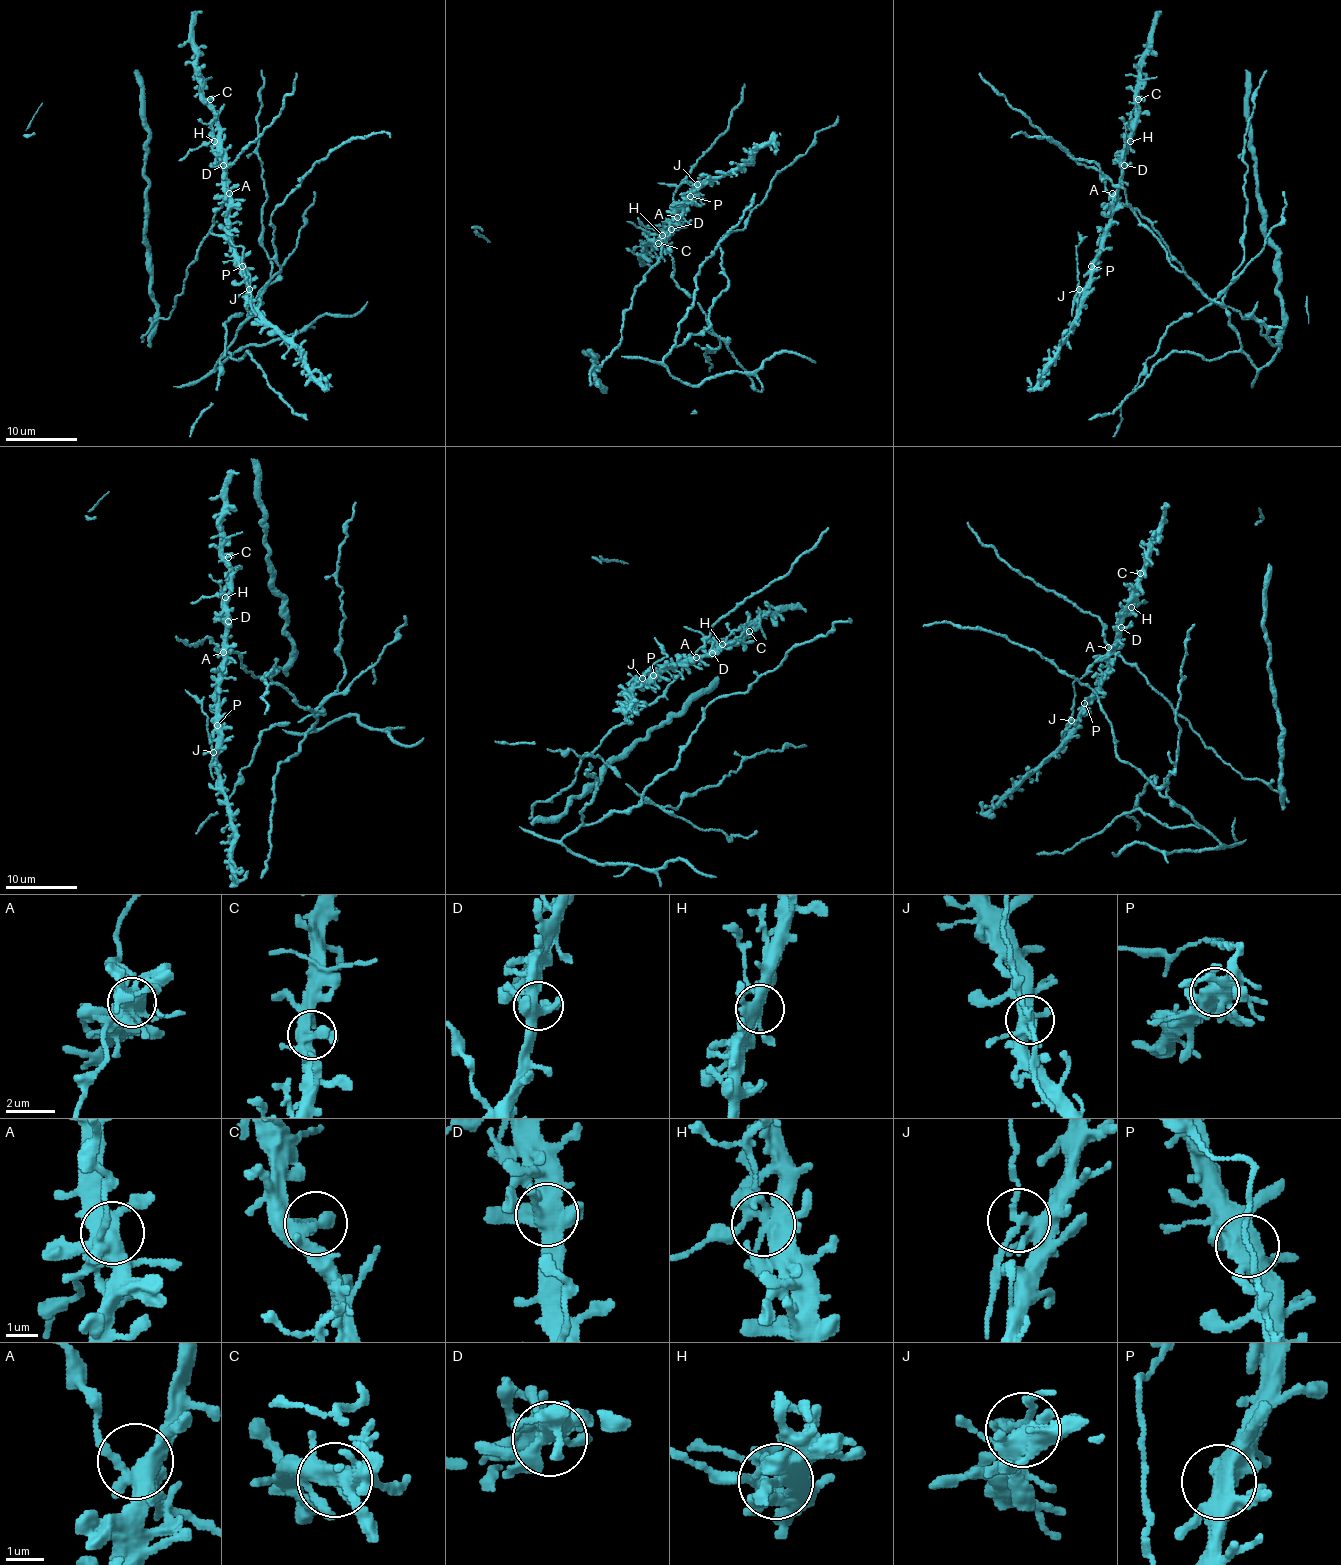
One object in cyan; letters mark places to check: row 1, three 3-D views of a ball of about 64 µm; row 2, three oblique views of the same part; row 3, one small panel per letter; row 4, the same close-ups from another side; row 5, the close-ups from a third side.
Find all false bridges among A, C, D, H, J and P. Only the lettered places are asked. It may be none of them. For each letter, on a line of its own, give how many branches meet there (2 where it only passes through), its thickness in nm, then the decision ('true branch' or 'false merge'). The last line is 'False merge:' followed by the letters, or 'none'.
A: 6 branches meet; 480 nm thick; true branch
C: 4 branches meet; 280 nm thick; true branch
D: 5 branches meet; 480 nm thick; true branch
H: 8 branches meet; 400 nm thick; false merge
J: 4 branches meet; 280 nm thick; false merge
P: 5 branches meet; 480 nm thick; true branch
False merge: H, J

